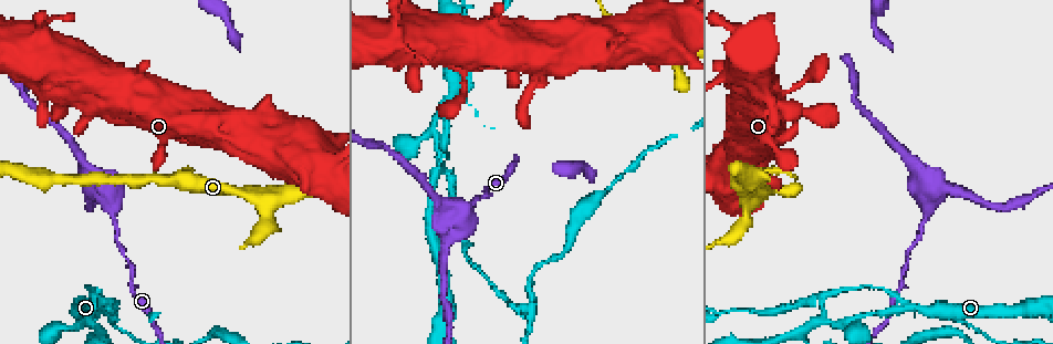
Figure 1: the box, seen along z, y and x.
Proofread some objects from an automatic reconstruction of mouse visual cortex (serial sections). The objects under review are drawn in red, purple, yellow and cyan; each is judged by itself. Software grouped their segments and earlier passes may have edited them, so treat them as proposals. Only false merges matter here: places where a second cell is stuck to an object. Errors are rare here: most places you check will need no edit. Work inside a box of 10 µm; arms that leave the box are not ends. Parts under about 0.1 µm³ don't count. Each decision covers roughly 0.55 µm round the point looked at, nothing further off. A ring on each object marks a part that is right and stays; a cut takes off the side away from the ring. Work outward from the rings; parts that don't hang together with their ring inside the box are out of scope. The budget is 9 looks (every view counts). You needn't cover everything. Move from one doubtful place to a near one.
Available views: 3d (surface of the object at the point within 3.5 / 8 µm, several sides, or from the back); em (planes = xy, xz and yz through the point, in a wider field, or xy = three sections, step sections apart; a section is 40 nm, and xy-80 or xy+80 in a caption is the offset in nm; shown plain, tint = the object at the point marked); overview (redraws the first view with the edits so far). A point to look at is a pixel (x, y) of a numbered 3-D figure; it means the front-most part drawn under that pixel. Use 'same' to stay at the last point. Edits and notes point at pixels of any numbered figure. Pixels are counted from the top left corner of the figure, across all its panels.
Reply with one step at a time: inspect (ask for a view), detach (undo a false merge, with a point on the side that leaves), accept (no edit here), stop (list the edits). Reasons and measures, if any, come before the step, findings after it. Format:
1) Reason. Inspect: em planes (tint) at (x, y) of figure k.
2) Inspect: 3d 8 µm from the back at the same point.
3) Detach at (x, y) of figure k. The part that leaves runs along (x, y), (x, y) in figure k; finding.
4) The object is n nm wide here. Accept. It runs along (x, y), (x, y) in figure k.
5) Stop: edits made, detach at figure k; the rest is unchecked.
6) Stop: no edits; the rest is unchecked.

Four-way junction. Inspect: 3d 3.5 µm at (823, 320) of figure 1.

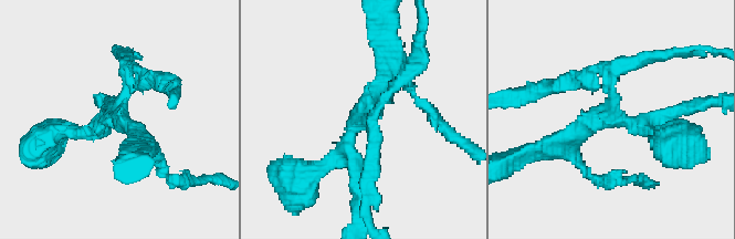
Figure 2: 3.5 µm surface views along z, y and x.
4 arms meet here; the arms are 150, 200, 200, 250 nm wide. Inspect: em planes (tint) at (115, 113) of figure 2.

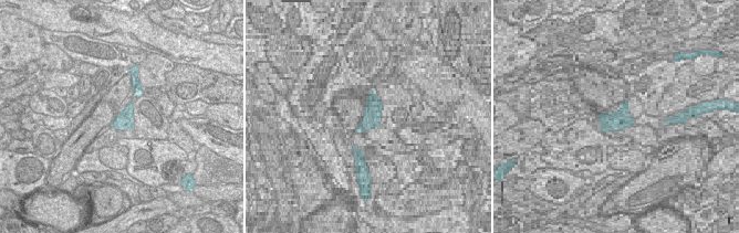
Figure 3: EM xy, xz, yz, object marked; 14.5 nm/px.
Detach at (377, 139) of figure 2. The part that leaves runs along (612, 87), (632, 61), (697, 50) in figure 2; two cells meet here.

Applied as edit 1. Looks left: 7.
Inspect: overview.

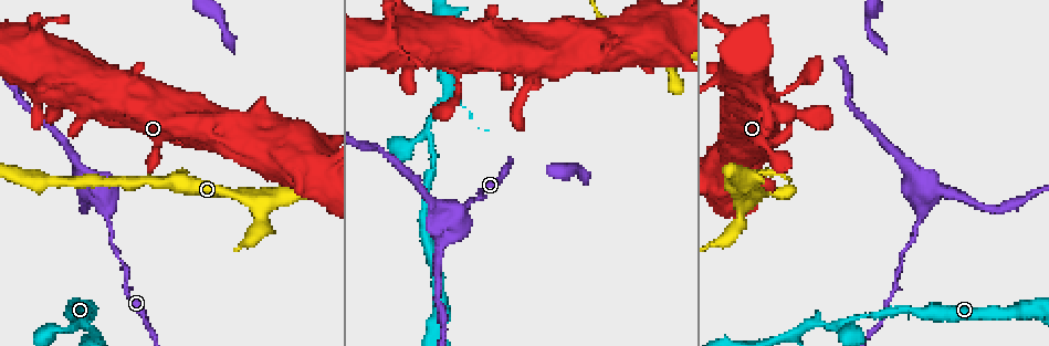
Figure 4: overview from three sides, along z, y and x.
Inspect: 3d 3.5 µm at (449, 230) of figure 4.

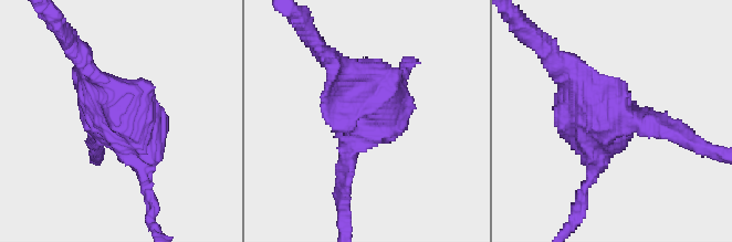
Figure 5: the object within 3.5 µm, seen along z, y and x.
Accept. It runs along (149, 197), (136, 129), (98, 79) in figure 5; continuous, no second cell.

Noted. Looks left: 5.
Inspect: 3d 3.5 µm at (528, 83) of figure 4.

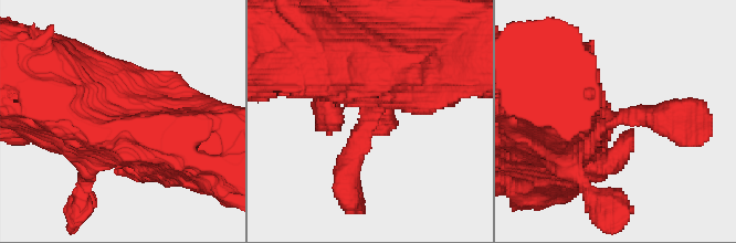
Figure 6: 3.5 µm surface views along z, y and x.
Now the EM. Inspect: em xy step 1 (plain) at (369, 121) of figure 6.

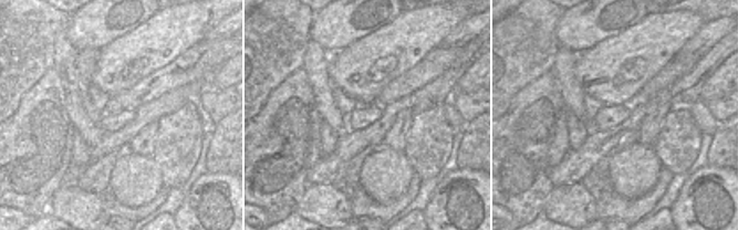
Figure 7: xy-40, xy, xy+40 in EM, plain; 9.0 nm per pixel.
Where the object lies. Inspect: em xy step 1 (tint) at the same point.

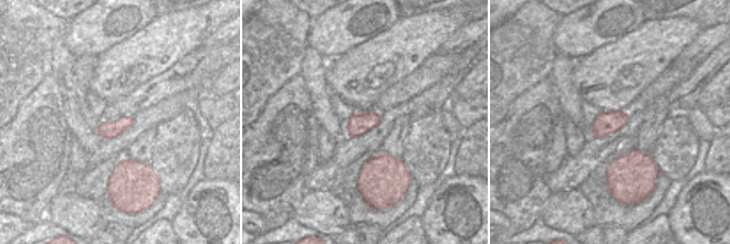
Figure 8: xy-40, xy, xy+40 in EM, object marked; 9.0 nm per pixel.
Accept. It runs along (357, 57), (374, 63), (374, 108), (349, 187) in figure 6; all the same cell.

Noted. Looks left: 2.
Inspect: em planes (tint) at (749, 87) of figure 4.

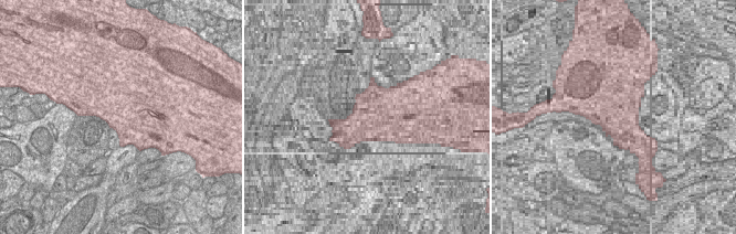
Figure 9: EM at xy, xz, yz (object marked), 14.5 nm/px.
See where the arms go. Inspect: 3d 3.5 µm at the same point.

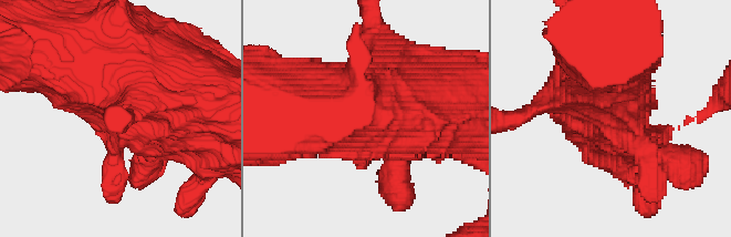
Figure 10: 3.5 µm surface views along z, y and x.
Accept. One cell here.

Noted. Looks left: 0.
Stop: edits made, detach at figure 2; the rest is unchecked.

